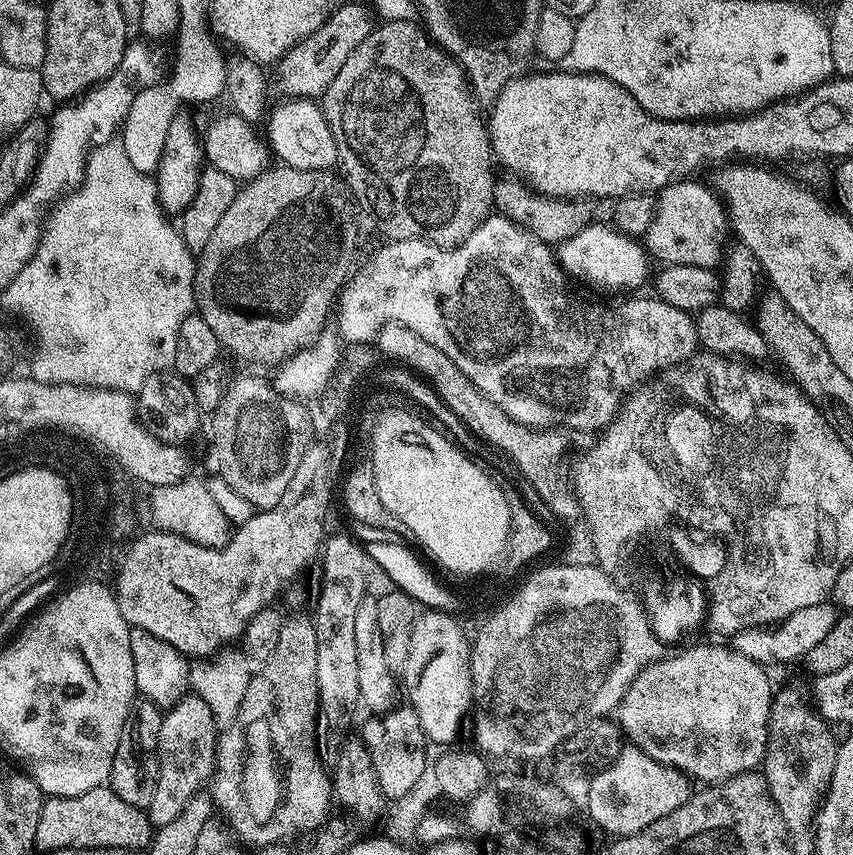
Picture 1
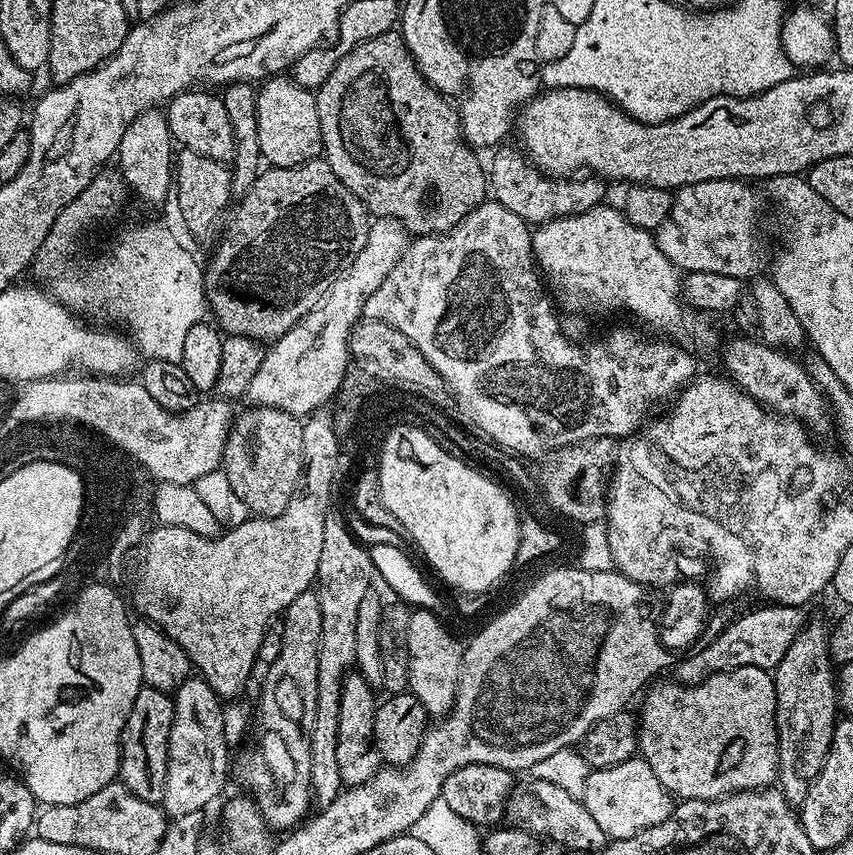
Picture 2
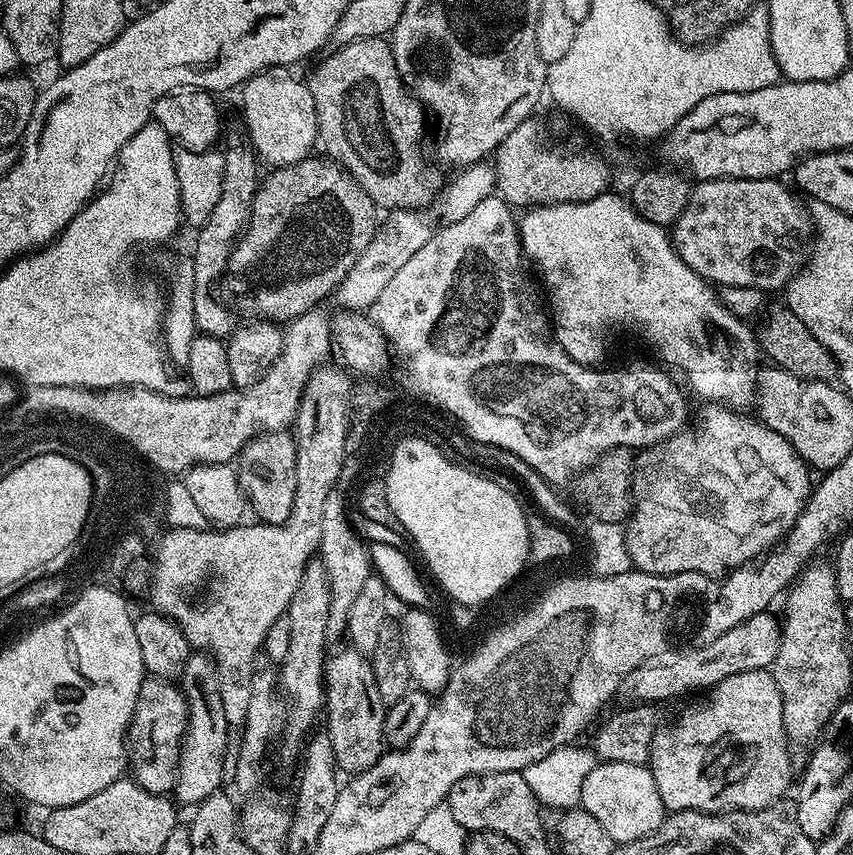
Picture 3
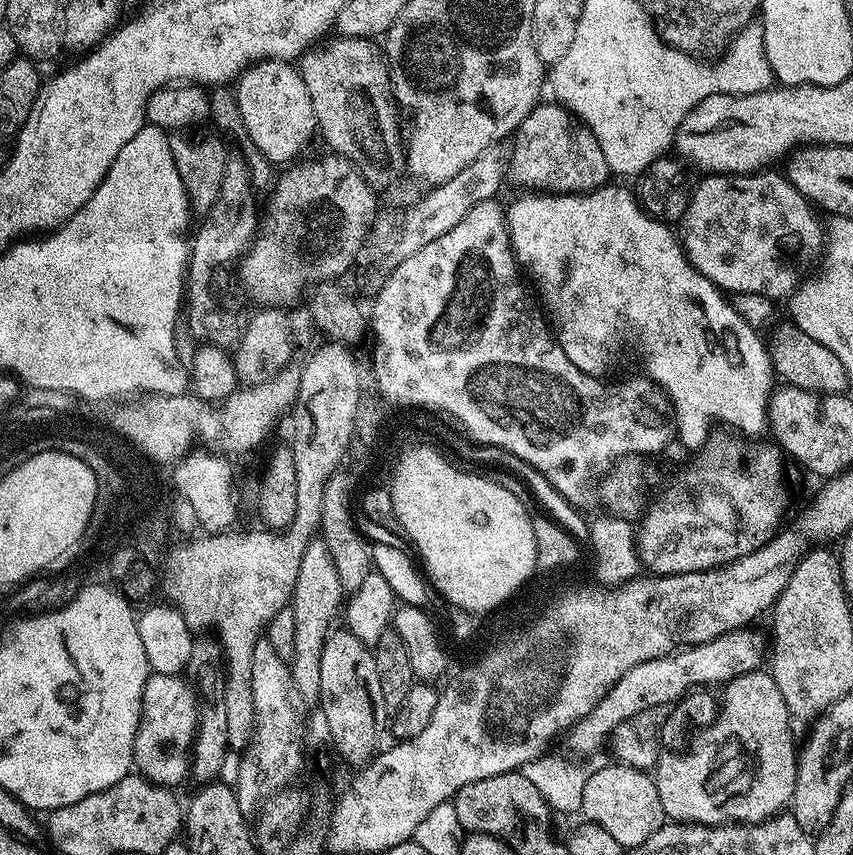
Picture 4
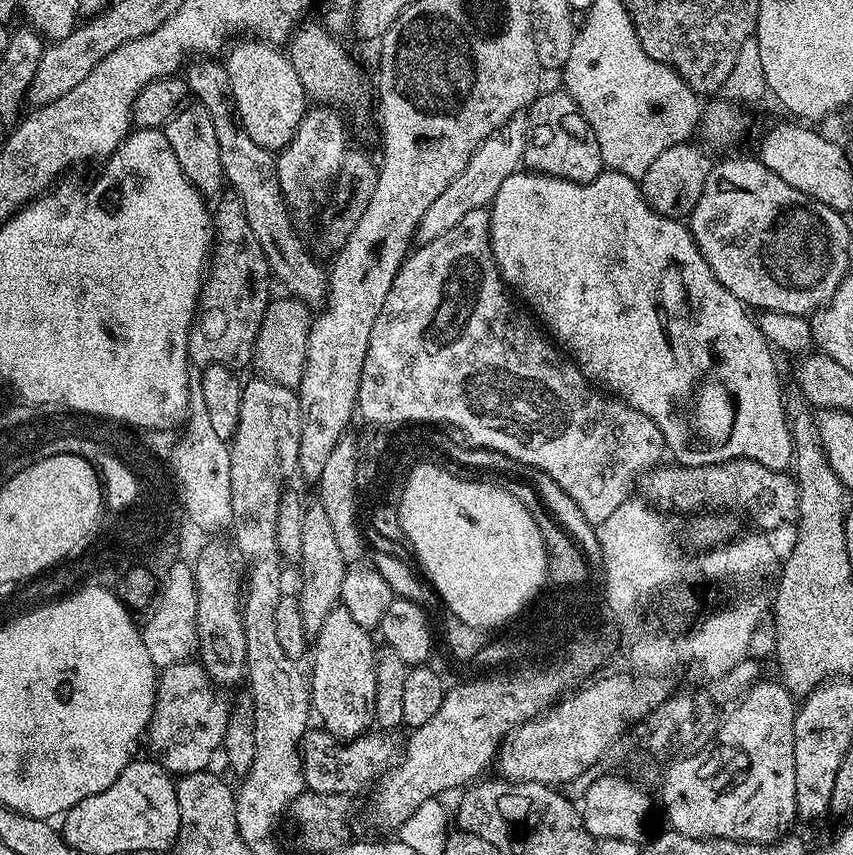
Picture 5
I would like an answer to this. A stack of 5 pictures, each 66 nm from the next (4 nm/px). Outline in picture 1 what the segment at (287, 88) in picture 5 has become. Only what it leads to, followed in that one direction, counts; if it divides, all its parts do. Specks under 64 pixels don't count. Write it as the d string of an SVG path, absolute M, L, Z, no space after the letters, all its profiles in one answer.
M284 98L276 109L266 116L268 136L266 143L271 155L281 165L298 170L328 170L336 164L336 147L330 126L324 117L324 109L312 98Z

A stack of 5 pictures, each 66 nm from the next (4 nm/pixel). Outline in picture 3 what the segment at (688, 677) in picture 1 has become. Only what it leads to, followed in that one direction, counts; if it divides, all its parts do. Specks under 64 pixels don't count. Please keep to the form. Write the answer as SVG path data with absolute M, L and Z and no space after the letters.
M759 668L730 674L707 696L708 701L701 708L686 709L672 728L661 727L653 738L650 767L665 809L669 813L757 812L785 799L788 787L794 784L794 769L782 722L782 694L778 694L771 671Z

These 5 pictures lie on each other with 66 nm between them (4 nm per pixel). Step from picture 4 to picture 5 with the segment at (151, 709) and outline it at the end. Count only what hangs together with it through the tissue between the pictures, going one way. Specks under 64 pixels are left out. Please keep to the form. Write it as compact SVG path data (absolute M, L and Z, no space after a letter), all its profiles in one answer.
M195 659L163 669L156 682L156 701L146 733L147 755L173 777L203 772L212 755L221 751L230 704L219 696L217 685Z

